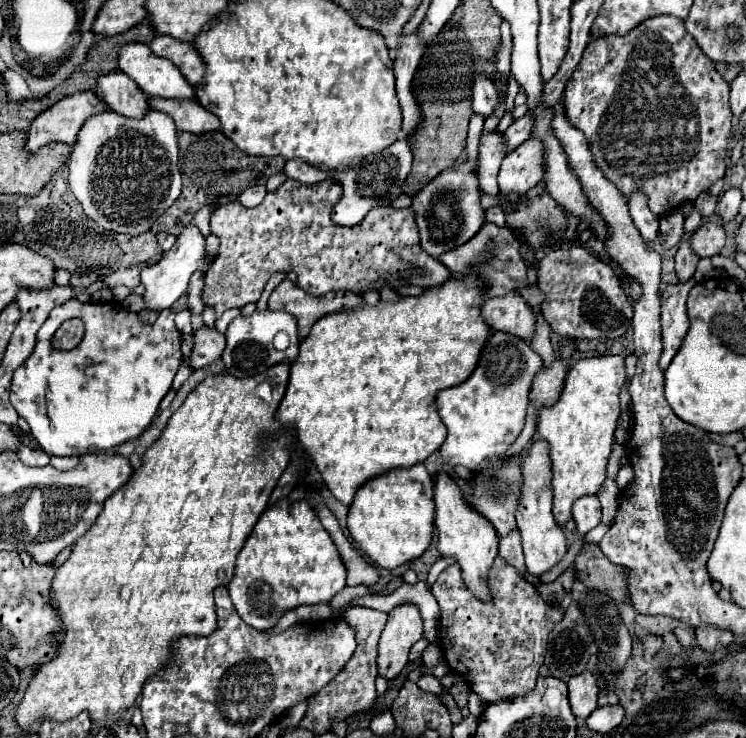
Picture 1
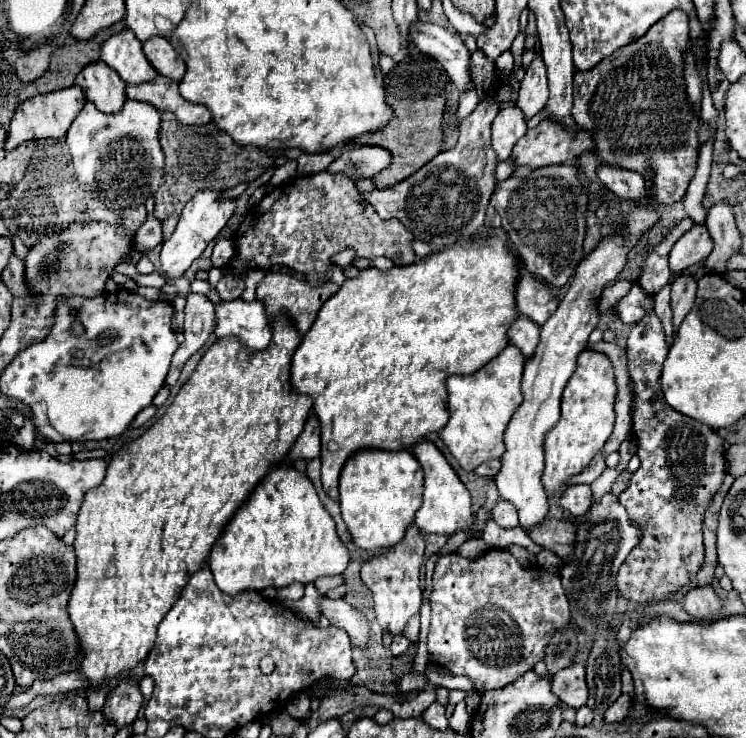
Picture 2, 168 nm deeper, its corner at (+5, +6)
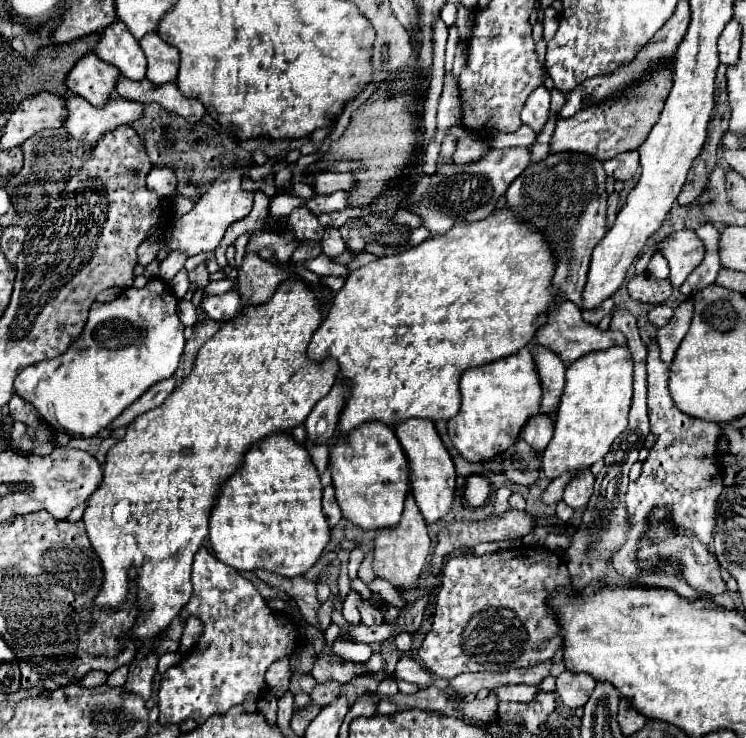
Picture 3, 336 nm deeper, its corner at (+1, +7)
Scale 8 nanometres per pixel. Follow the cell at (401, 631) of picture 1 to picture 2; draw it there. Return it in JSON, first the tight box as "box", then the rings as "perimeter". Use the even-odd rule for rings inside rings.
{"box":[362,523,426,635],"perimeter":[[[412,523],[398,545],[386,549],[386,553],[376,553],[370,561],[362,565],[362,581],[374,593],[376,619],[384,629],[390,629],[394,635],[400,635],[408,619],[420,611],[422,605],[420,569],[424,563],[424,549],[426,543],[420,535],[420,529]]]}

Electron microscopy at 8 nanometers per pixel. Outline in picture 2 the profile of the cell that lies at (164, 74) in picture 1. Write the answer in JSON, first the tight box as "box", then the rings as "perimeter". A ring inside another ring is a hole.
{"box":[102,29,158,83],"perimeter":[[[124,29],[102,43],[102,57],[126,83],[146,83],[158,77],[148,59],[144,57],[142,43],[130,29]]]}

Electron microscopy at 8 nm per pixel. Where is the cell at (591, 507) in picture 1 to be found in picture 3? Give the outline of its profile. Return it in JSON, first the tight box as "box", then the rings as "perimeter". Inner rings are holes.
{"box":[562,470,594,508],"perimeter":[[[582,470],[568,484],[562,502],[566,502],[570,508],[584,508],[592,496],[592,488],[594,488],[594,474],[590,470]]]}

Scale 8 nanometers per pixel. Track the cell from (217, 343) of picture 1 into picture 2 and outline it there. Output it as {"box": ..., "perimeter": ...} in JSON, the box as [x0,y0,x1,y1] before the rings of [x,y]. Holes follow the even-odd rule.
{"box":[166,293,214,387],"perimeter":[[[190,293],[186,299],[186,323],[184,323],[184,337],[186,341],[178,347],[172,357],[172,365],[166,377],[166,387],[174,387],[184,363],[190,359],[194,351],[198,351],[208,335],[214,331],[214,305],[208,301],[206,295]]]}

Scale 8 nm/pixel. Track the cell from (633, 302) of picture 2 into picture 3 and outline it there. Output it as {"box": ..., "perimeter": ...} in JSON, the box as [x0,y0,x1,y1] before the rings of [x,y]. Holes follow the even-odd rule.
{"box":[648,304,672,328],"perimeter":[[[662,304],[662,306],[654,306],[648,310],[648,322],[654,324],[656,328],[662,328],[672,316],[672,308],[668,304]]]}

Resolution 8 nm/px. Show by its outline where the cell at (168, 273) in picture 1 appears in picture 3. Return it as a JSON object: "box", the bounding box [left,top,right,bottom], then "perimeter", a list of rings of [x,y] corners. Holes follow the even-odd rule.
{"box":[166,172,254,256],"perimeter":[[[230,172],[226,176],[218,176],[218,180],[214,180],[214,184],[202,194],[202,198],[194,204],[194,208],[188,214],[184,214],[182,218],[174,220],[174,224],[166,230],[168,248],[182,250],[182,252],[186,252],[186,256],[212,252],[220,244],[226,228],[232,222],[248,216],[252,210],[254,192],[242,190],[240,180],[242,180],[242,176],[238,176],[236,172],[234,174]]]}

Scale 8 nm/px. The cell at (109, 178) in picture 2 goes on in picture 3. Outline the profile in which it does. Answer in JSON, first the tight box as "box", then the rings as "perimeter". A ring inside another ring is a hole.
{"box":[64,96,144,148],"perimeter":[[[68,96],[68,118],[64,122],[72,138],[88,148],[94,148],[106,132],[116,130],[122,124],[132,124],[144,116],[144,106],[120,96],[112,96],[104,108],[92,106],[82,96]]]}

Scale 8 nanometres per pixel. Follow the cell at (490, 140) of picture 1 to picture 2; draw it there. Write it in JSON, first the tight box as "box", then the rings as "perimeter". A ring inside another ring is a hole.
{"box":[492,105,526,161],"perimeter":[[[510,105],[498,111],[492,123],[492,147],[498,153],[498,161],[504,161],[512,155],[514,145],[526,135],[526,129],[526,117],[518,107]]]}

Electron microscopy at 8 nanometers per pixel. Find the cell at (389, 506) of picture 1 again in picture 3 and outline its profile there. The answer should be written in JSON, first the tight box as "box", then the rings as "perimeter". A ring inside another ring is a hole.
{"box":[330,424,410,530],"perimeter":[[[362,424],[346,436],[338,436],[330,450],[332,484],[342,516],[362,530],[396,528],[404,500],[410,492],[410,464],[396,432],[384,424]]]}

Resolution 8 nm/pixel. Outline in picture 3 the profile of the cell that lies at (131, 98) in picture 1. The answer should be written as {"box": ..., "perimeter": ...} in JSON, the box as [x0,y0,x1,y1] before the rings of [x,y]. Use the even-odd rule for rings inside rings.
{"box":[66,52,120,108],"perimeter":[[[92,52],[92,56],[84,56],[72,68],[70,76],[66,78],[66,84],[68,84],[70,92],[74,92],[74,94],[86,98],[90,104],[102,108],[110,100],[118,78],[120,78],[118,68],[102,62]]]}

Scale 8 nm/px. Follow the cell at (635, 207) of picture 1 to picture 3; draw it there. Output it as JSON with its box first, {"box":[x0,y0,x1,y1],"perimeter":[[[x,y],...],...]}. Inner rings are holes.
{"box":[604,150,638,180],"perimeter":[[[630,150],[630,152],[622,152],[610,160],[604,162],[604,170],[610,178],[614,180],[634,180],[638,176],[638,152],[636,150]]]}

